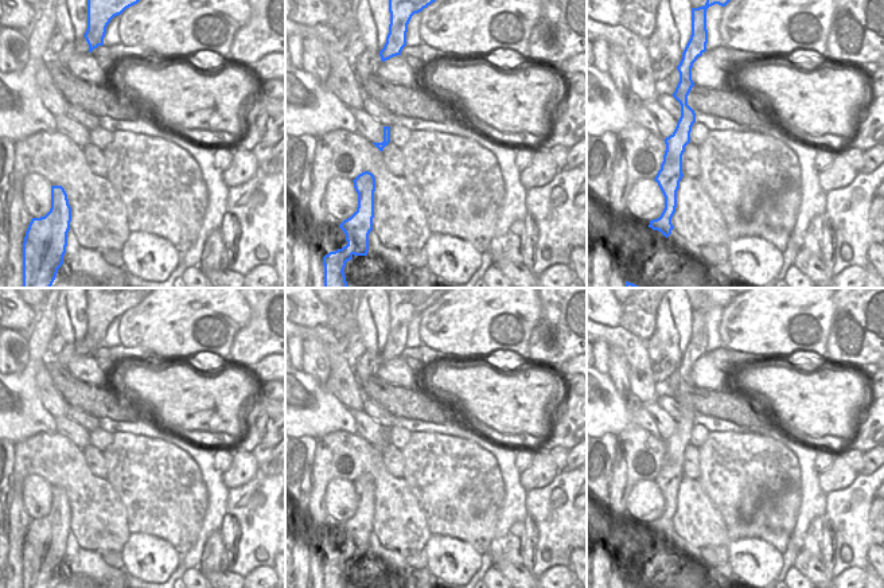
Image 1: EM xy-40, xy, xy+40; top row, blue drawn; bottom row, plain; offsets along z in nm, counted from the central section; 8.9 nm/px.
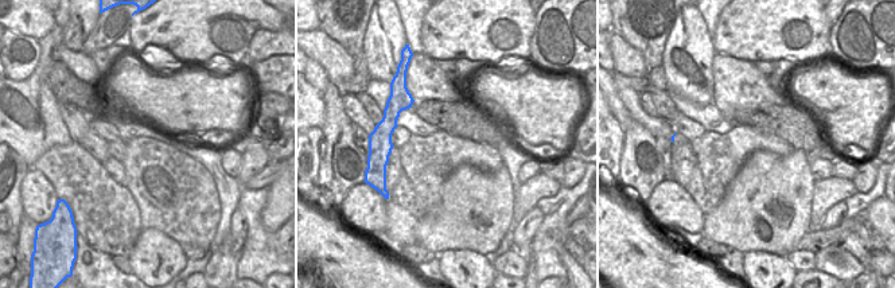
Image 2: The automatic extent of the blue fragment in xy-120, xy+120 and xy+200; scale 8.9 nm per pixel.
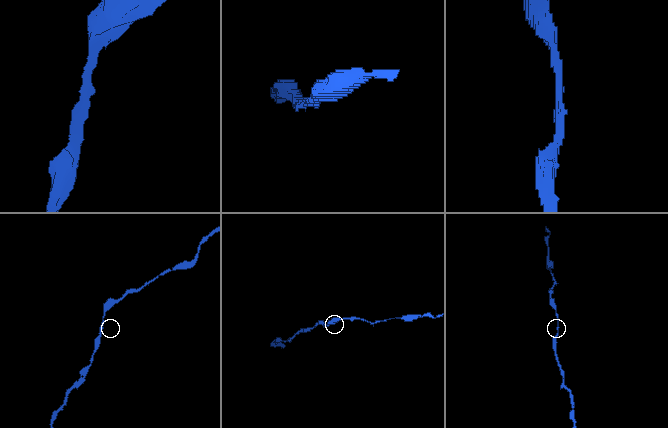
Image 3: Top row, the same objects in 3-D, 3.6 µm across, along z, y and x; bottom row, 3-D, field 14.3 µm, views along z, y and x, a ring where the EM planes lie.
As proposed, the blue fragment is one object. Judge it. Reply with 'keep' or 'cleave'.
keep

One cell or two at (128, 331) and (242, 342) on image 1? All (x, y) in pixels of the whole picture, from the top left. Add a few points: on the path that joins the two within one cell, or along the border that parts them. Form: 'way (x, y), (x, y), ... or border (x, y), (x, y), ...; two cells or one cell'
border (250, 314), (250, 319), (236, 334), (225, 361); two cells

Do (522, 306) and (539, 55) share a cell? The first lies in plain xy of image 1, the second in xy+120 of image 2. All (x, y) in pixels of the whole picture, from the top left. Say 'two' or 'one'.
two

